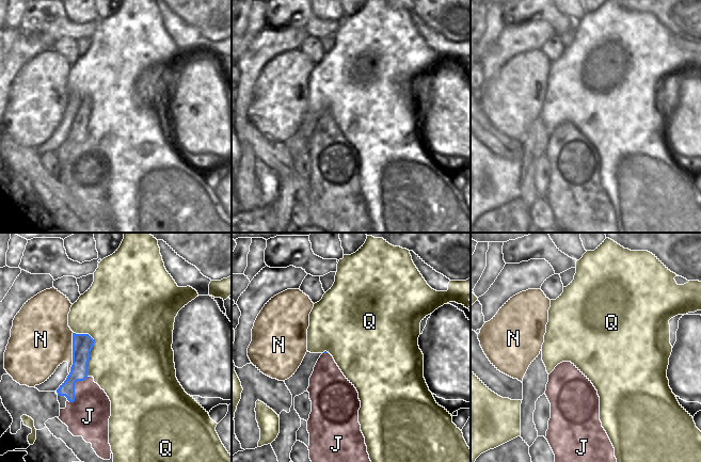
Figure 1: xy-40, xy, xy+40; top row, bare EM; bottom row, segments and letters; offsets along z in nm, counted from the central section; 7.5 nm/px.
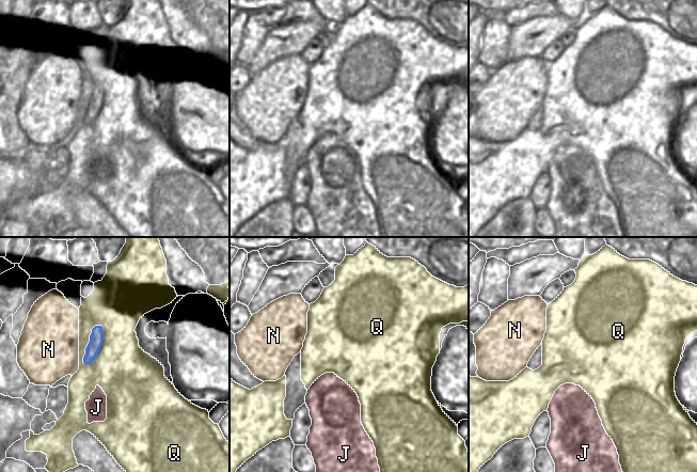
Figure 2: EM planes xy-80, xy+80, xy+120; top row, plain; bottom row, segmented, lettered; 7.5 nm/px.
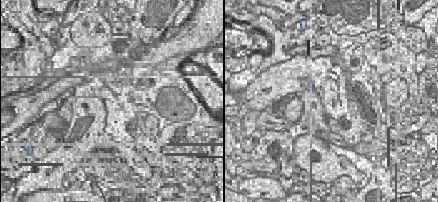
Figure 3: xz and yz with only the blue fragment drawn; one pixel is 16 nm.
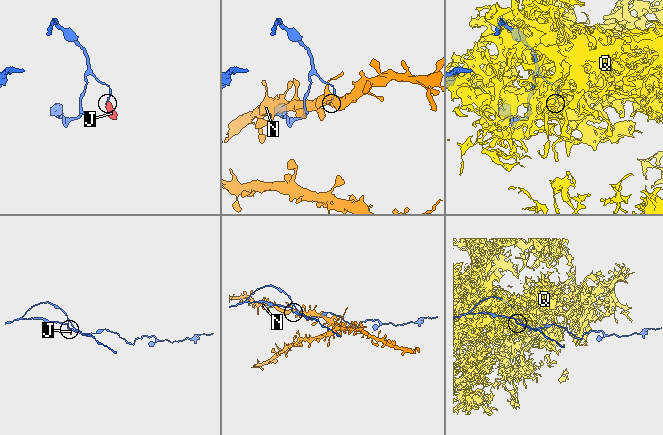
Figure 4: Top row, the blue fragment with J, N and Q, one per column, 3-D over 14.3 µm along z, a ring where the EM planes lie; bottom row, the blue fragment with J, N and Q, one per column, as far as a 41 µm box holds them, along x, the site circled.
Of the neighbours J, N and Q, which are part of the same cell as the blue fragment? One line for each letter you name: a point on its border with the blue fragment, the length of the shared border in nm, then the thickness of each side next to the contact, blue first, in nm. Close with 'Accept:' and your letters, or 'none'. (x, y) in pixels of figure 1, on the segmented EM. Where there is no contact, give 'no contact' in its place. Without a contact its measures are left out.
J: meets blue in xy-40 at (74, 387); contact 240 nm long; 130 nm thick on the blue side, 320 nm on the other
Accept: J

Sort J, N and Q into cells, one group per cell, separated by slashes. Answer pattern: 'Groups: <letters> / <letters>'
Groups: J / N / Q

